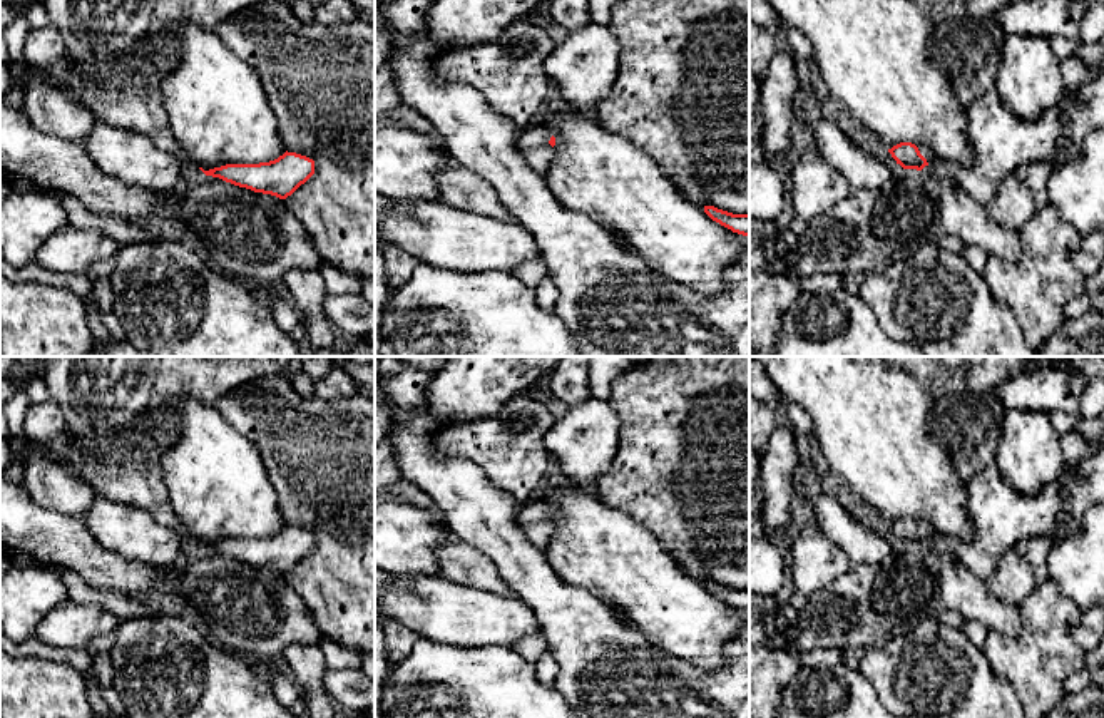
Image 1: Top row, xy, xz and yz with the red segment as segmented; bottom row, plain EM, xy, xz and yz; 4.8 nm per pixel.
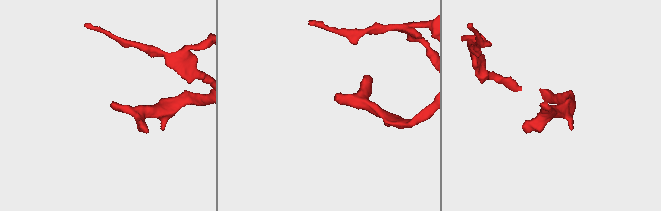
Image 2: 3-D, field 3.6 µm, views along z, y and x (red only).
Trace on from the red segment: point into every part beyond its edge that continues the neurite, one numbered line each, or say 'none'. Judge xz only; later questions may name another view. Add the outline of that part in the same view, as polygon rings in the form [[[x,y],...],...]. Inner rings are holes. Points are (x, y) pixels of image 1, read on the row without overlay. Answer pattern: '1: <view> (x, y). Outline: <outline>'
1: xz (534, 519). Outline: [[[545,500],[527,502],[519,512],[519,526],[524,529],[527,539],[544,549],[552,534],[554,522],[549,519],[552,507]]]

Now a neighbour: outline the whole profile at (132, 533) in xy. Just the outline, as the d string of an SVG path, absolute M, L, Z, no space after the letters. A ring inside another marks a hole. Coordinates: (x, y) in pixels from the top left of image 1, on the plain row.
M97 495L82 517L97 541L125 557L171 569L184 536L157 522L147 510Z

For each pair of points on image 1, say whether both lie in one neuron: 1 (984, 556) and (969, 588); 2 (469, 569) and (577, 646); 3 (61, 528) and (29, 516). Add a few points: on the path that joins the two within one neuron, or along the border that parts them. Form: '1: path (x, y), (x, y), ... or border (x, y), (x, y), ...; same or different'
1: border (945, 558), (966, 566), (984, 581); different
2: border (490, 559), (497, 574), (516, 594); different
3: path (52, 528), (40, 528), (37, 524); same

